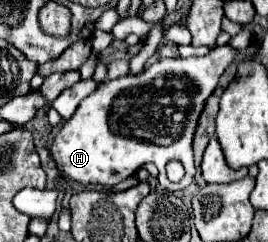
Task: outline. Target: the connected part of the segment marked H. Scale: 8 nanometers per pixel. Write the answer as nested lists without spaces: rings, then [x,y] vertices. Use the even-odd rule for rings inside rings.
[[[224,45],[224,47],[212,49],[204,57],[186,57],[186,59],[184,57],[176,57],[176,59],[160,57],[156,63],[152,63],[138,75],[128,73],[124,77],[100,83],[98,91],[94,91],[86,99],[82,99],[76,113],[68,121],[62,123],[52,145],[48,147],[52,159],[56,161],[56,169],[58,169],[56,181],[80,181],[80,185],[84,185],[84,187],[102,185],[102,187],[110,189],[110,187],[118,185],[120,181],[124,181],[126,177],[132,177],[146,163],[154,163],[160,171],[160,175],[158,175],[160,185],[166,191],[174,193],[174,191],[186,189],[194,181],[194,175],[196,175],[192,141],[194,141],[194,133],[198,127],[198,119],[204,111],[208,97],[218,87],[220,75],[230,65],[234,55],[236,55],[236,51],[228,45]],[[170,159],[182,161],[182,165],[186,169],[186,175],[178,183],[168,181],[168,177],[166,177],[164,167]]]

